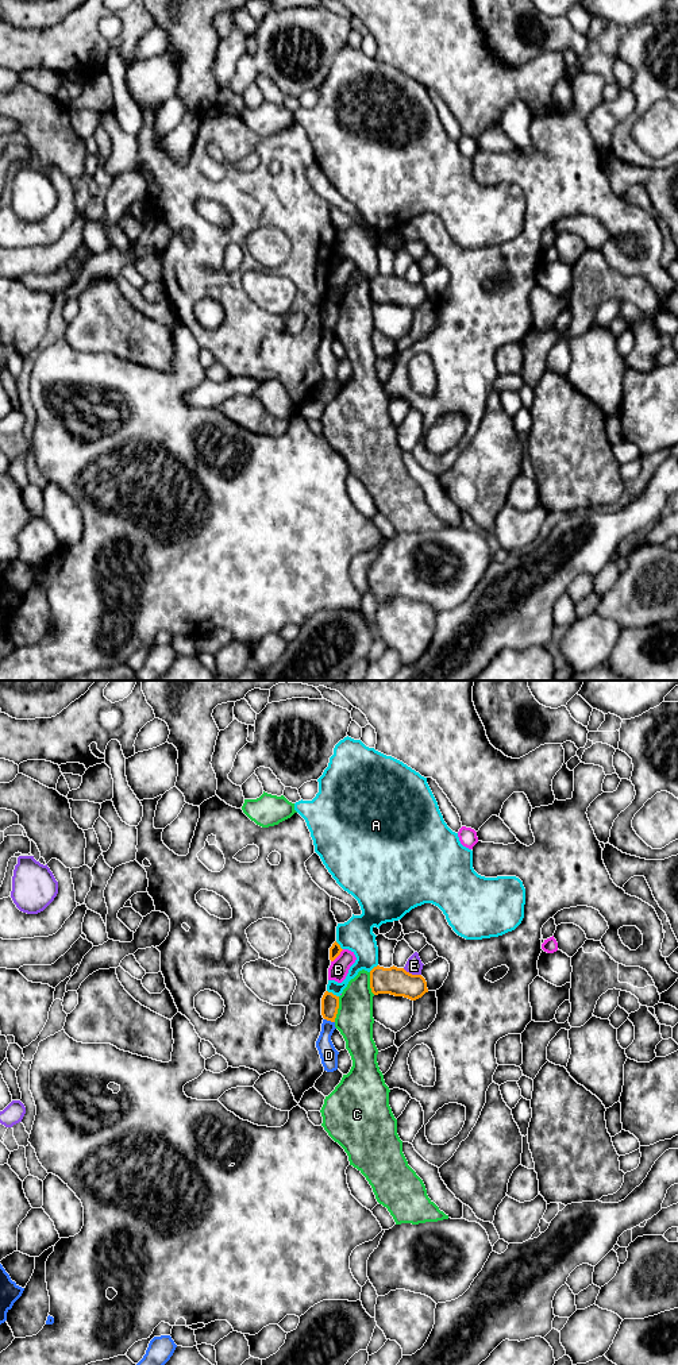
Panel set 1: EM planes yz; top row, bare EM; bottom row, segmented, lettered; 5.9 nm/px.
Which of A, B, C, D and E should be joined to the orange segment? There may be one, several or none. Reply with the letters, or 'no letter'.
no letter

